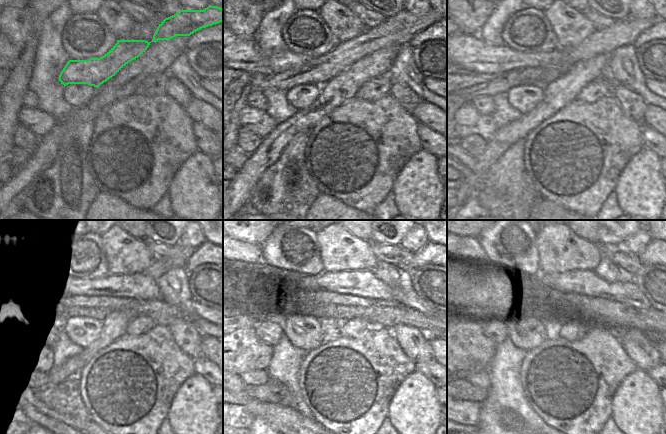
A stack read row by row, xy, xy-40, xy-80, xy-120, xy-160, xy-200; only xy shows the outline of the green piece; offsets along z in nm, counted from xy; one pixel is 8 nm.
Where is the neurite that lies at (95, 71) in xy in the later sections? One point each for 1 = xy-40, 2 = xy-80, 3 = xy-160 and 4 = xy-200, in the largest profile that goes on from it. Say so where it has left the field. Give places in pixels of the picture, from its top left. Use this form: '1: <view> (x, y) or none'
1: xy-40 (399, 30)
2: xy-80 (623, 32)
3: xy-160 (258, 309)
4: xy-200 (467, 317)

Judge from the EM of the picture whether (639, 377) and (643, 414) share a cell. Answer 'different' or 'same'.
same

